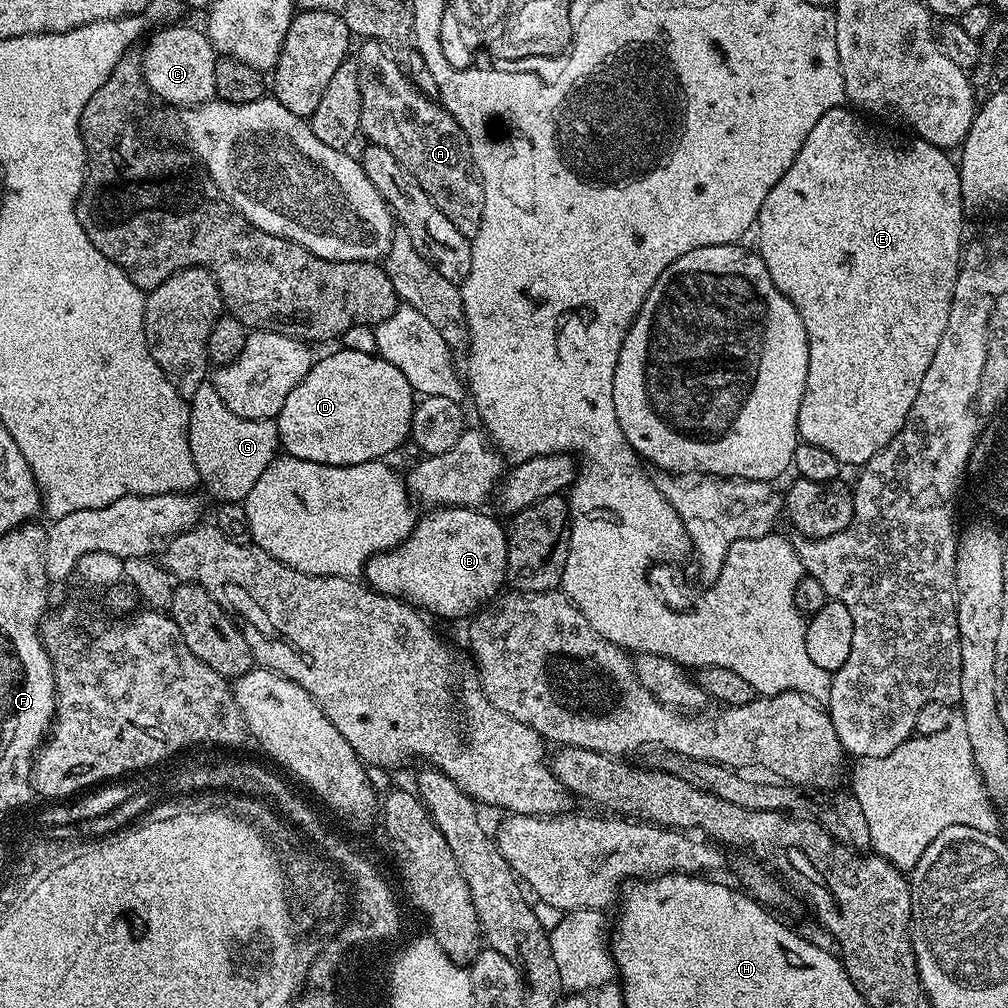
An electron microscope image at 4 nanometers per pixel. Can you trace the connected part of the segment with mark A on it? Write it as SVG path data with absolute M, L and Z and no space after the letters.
M364 40L361 48L354 52L354 59L358 66L358 90L362 94L362 114L360 115L360 132L368 135L367 139L378 146L386 146L386 150L390 150L390 154L394 154L394 158L398 158L398 162L405 168L407 172L414 178L414 182L418 182L418 186L422 186L422 190L426 190L426 194L431 198L441 216L450 218L450 222L454 222L454 226L458 226L458 230L464 236L469 238L478 235L482 226L482 210L484 209L484 185L474 175L473 169L470 167L470 153L468 151L468 139L466 134L458 126L458 122L448 113L444 105L435 99L427 100L414 85L408 81L408 76L387 56L385 45L379 44L376 40Z

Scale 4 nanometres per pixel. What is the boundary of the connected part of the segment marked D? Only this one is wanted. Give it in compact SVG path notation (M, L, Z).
M345 348L335 351L321 360L319 357L306 378L302 378L302 382L298 382L298 386L294 386L282 402L282 410L274 417L279 447L294 458L319 464L361 464L384 460L403 440L409 439L414 407L410 382L406 382L406 374L402 374L398 366L390 366L390 362L383 360L379 354L371 351L360 354L358 350Z

